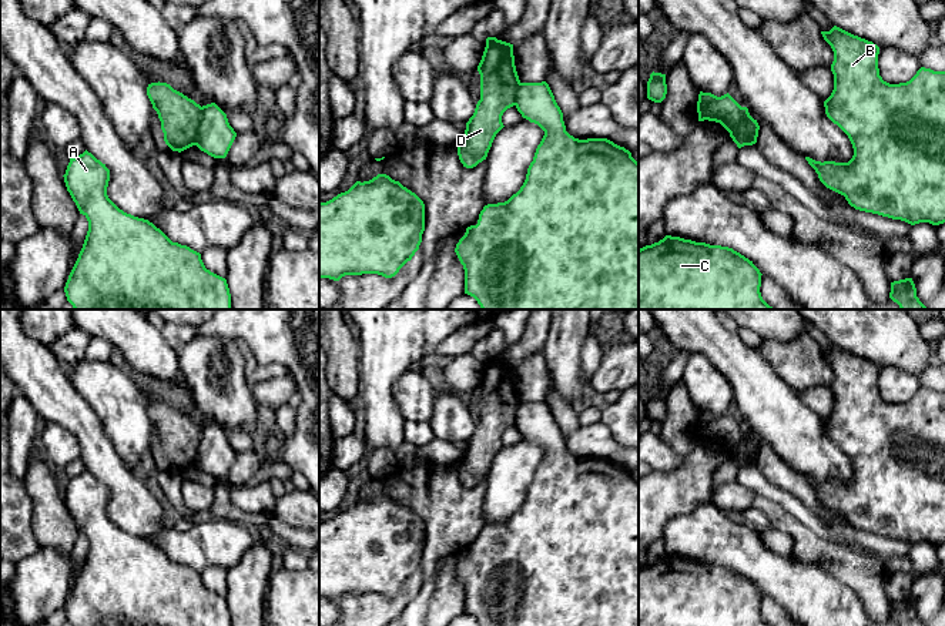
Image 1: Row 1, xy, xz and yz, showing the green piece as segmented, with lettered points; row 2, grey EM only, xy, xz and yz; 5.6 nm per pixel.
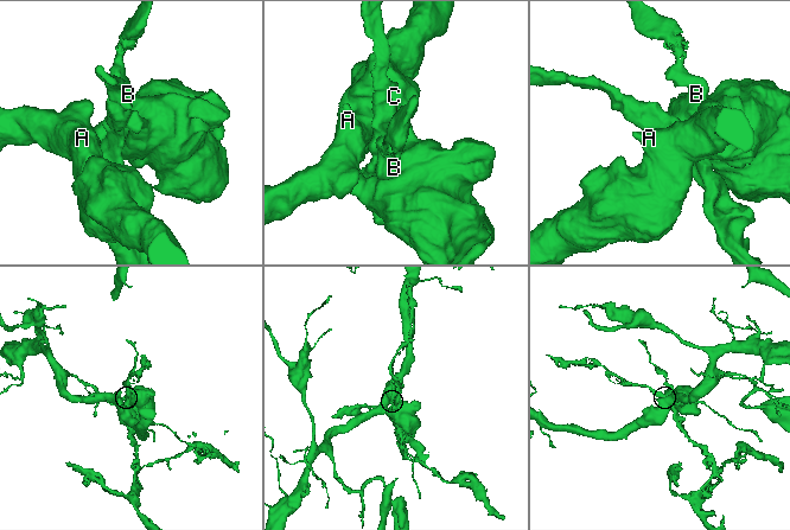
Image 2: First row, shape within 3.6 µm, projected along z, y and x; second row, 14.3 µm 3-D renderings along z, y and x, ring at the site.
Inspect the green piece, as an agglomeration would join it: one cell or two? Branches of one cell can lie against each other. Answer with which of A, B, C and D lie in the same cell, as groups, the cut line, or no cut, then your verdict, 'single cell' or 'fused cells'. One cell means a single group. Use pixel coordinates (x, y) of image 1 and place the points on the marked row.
groups A B C / D; cut xy (203, 107), (194, 144); fused cells

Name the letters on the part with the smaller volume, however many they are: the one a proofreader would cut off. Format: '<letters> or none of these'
D

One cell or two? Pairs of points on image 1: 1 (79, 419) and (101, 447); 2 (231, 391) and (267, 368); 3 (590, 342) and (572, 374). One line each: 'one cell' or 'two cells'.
1: one cell
2: two cells
3: two cells

